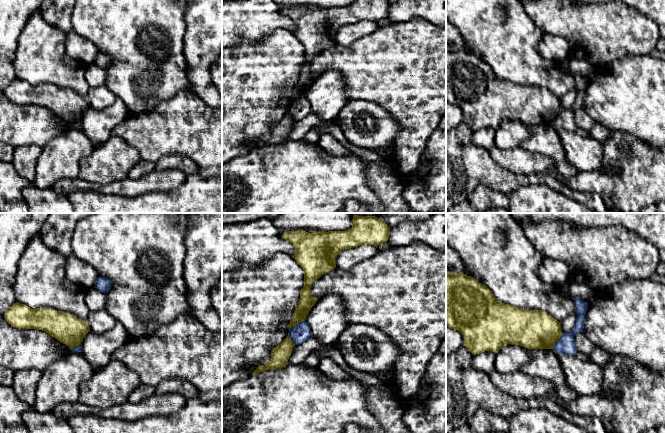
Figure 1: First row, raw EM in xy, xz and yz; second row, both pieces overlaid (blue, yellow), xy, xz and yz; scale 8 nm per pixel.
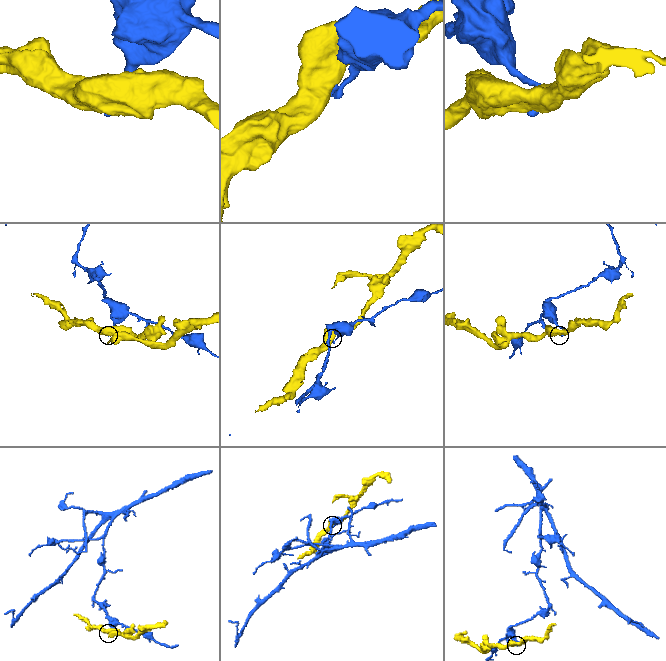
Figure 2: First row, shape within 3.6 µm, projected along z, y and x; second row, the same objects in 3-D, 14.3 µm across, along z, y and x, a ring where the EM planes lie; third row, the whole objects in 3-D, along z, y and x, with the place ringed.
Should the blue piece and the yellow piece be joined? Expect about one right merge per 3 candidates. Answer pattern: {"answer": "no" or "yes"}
{"answer": "no"}

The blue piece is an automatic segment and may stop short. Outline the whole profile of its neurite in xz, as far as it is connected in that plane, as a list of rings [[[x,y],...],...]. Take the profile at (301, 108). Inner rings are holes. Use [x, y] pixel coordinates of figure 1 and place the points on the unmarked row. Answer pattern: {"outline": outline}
{"outline": [[[304,96],[289,106],[289,113],[295,121],[304,119],[311,113],[311,106],[307,98]]]}

